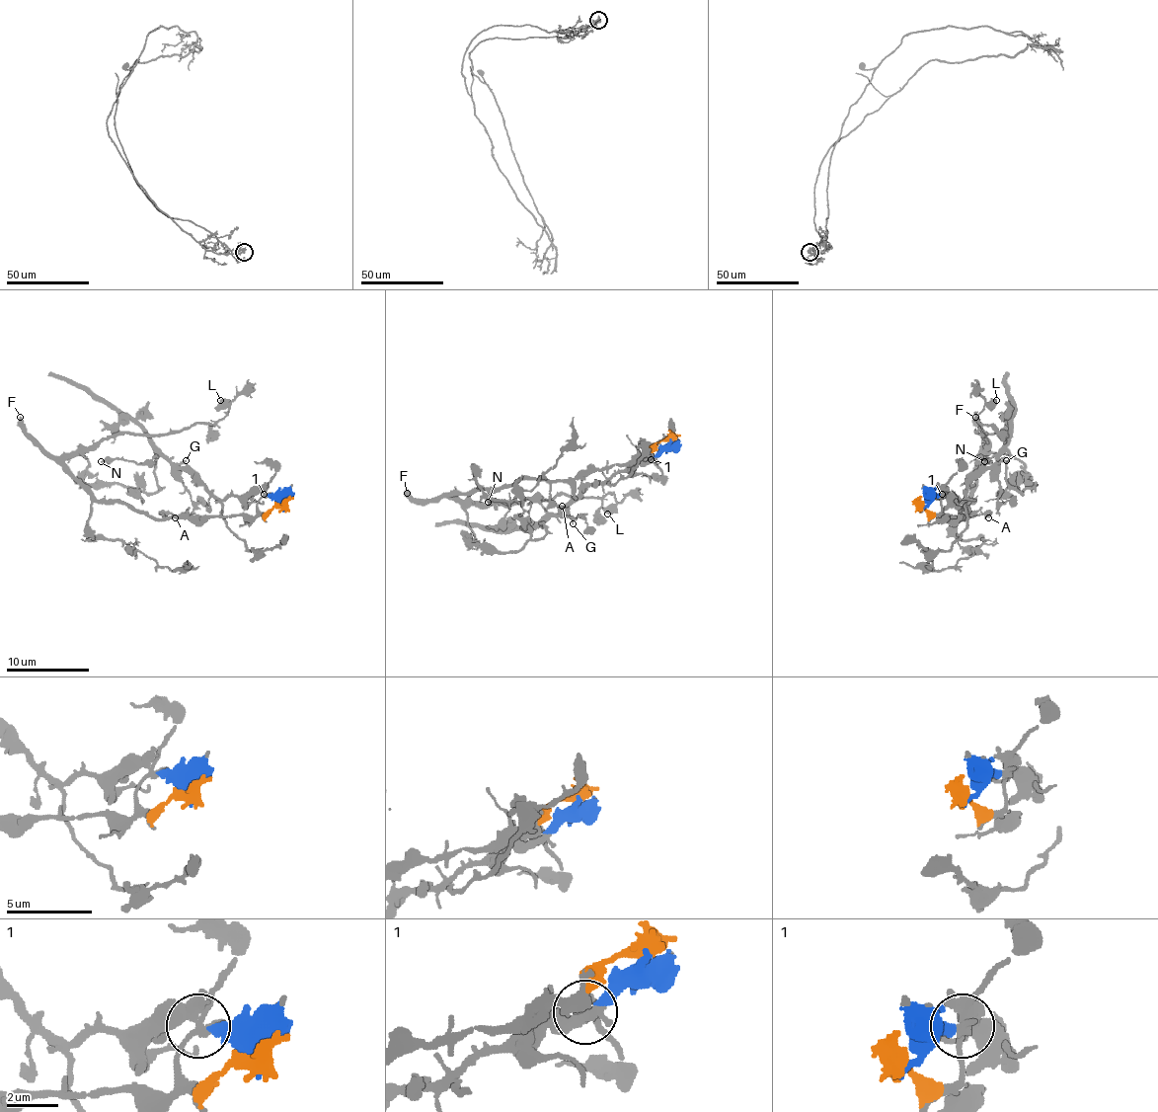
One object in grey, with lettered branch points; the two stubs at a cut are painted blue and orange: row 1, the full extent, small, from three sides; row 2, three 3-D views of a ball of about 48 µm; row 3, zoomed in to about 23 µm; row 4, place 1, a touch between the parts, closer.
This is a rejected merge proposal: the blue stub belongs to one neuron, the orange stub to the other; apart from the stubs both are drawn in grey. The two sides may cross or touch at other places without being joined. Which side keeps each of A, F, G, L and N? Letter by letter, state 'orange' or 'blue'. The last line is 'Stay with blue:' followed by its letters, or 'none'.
A: orange
F: orange
G: blue
L: orange
N: blue
Stay with blue: G, N

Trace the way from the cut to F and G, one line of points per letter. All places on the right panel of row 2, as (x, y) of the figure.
F: (922, 508), (936, 516), (962, 517), (975, 483), (975, 460), (982, 451), (982, 431), (975, 417)
G: (922, 508), (943, 493), (962, 500), (965, 485), (990, 466), (1007, 460)

